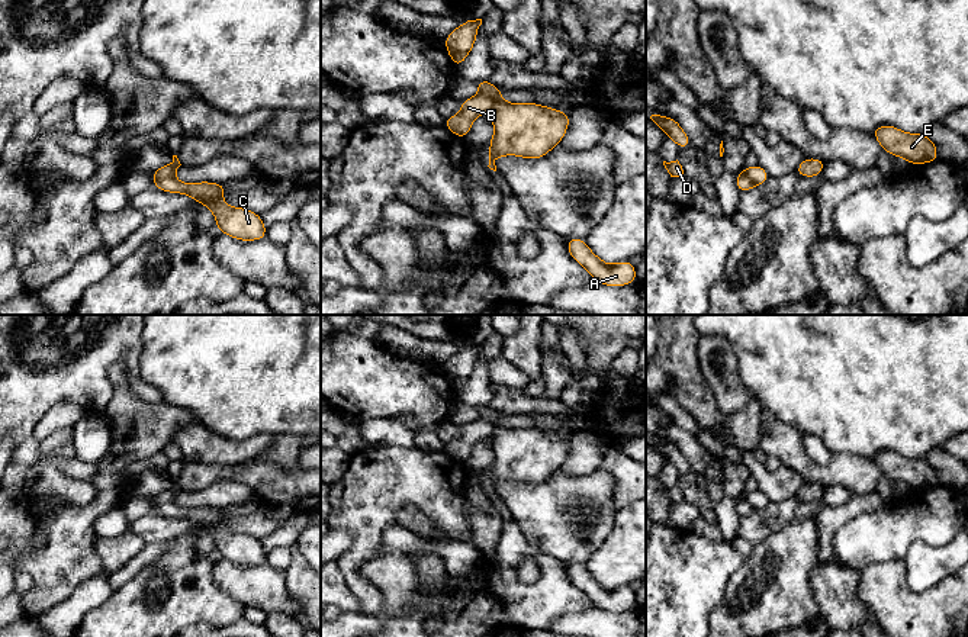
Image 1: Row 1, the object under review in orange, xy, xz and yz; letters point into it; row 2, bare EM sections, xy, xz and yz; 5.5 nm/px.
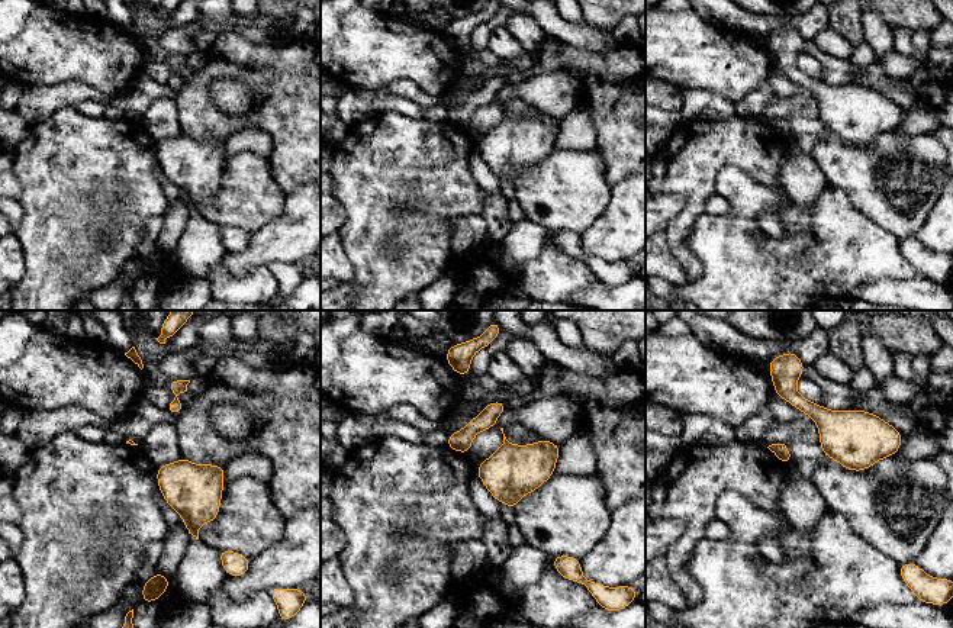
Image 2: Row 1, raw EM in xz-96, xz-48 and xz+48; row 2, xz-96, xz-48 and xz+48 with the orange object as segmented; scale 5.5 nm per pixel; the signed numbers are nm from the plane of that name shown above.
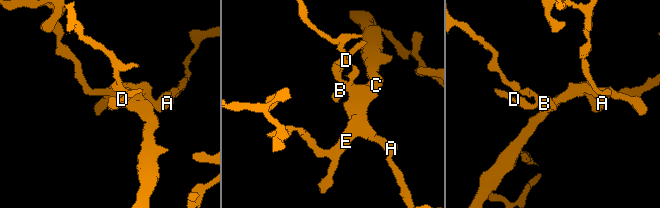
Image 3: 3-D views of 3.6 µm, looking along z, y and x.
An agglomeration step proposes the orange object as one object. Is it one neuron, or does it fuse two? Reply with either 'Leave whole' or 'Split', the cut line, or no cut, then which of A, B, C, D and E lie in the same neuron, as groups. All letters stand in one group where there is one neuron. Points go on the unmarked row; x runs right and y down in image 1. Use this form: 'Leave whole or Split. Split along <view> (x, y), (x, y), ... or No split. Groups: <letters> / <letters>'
Split. Split along xz (479, 417), (486, 418), (492, 424), (491, 437). Groups: A C D E / B

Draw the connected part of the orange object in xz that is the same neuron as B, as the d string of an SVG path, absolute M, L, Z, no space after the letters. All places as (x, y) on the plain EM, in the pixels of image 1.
M479 418L460 427L462 435L444 444L444 451L456 461L464 464L470 459L472 447L482 438L491 438L493 424L489 419Z

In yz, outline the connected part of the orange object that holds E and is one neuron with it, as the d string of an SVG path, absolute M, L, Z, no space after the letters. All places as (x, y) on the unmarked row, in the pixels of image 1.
M881 450L871 460L878 464L882 476L907 485L910 490L939 485L935 467L924 459L908 459L891 450Z

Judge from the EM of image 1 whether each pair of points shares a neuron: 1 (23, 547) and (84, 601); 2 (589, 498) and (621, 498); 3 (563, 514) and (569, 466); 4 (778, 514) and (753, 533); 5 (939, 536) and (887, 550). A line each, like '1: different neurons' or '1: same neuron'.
1: different neurons
2: different neurons
3: different neurons
4: same neuron
5: same neuron

